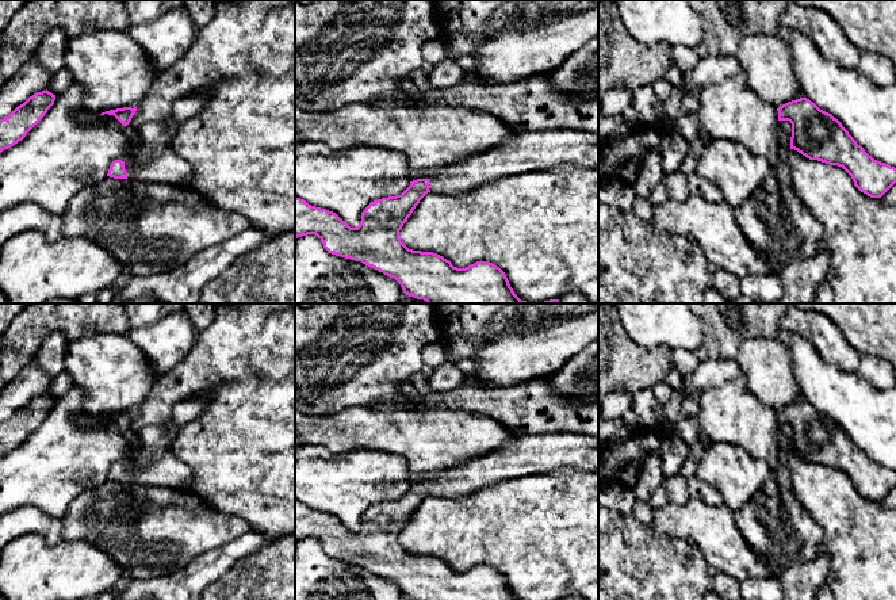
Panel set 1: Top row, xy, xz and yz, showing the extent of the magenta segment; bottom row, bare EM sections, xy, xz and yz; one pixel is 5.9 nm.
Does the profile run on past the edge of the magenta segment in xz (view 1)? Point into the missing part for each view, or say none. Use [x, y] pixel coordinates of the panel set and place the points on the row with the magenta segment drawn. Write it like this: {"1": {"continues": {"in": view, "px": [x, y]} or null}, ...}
{"1": {"continues": {"in": "xz", "px": [528, 151]}}}

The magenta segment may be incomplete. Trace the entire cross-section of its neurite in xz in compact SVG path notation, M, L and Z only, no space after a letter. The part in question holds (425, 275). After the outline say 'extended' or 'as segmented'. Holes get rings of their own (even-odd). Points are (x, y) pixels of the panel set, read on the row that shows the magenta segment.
M573 129L522 130L491 150L444 168L437 177L410 181L401 195L371 202L361 213L357 228L351 228L336 213L311 206L295 196L295 237L315 234L329 253L361 261L394 278L405 294L428 303L560 303L559 299L521 301L510 287L505 272L493 263L476 261L466 268L457 268L437 253L409 249L399 238L403 223L428 192L459 196L505 176L559 165L598 168L598 134Z | extended

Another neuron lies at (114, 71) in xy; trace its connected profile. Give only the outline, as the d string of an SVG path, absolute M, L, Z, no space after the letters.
M115 30L69 39L64 64L84 88L83 106L92 114L137 108L162 73L127 31Z

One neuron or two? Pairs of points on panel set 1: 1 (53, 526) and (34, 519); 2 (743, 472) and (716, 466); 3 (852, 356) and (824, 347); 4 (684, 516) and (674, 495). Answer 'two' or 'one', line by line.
1: one
2: one
3: one
4: two

